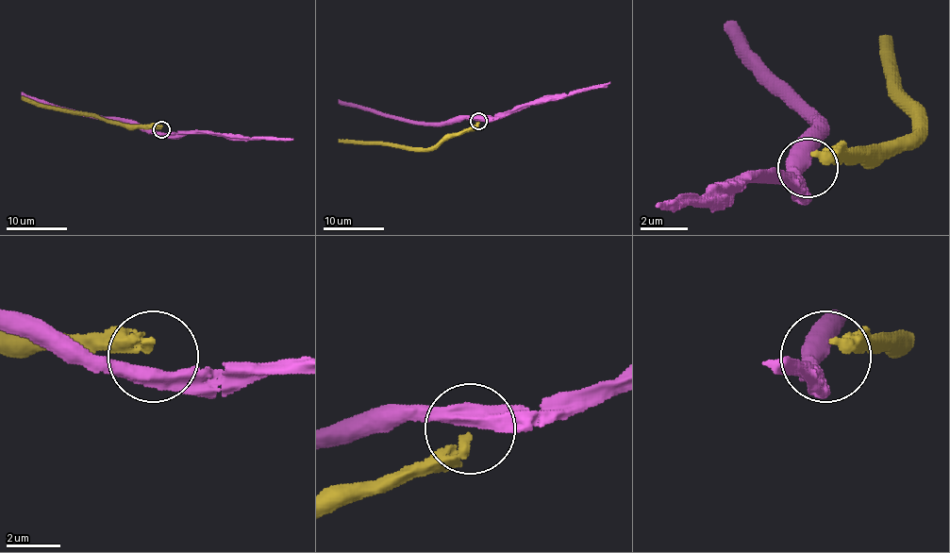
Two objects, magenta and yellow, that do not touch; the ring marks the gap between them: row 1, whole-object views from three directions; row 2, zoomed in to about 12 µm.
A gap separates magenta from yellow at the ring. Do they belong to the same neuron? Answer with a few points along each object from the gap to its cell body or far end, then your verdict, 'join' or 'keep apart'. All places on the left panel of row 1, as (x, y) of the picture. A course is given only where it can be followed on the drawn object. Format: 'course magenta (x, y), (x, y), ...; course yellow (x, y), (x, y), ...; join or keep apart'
course magenta (161, 131), (142, 131), (122, 121), (97, 119), (35, 103), (21, 92); course yellow (161, 126), (124, 126), (110, 119), (38, 107), (21, 96); keep apart

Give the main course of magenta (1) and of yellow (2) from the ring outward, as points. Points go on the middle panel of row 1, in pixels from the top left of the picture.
1: (478, 118), (414, 123), (342, 105), (338, 100)
2: (478, 121), (464, 130), (447, 133), (427, 148), (341, 142), (338, 140)

